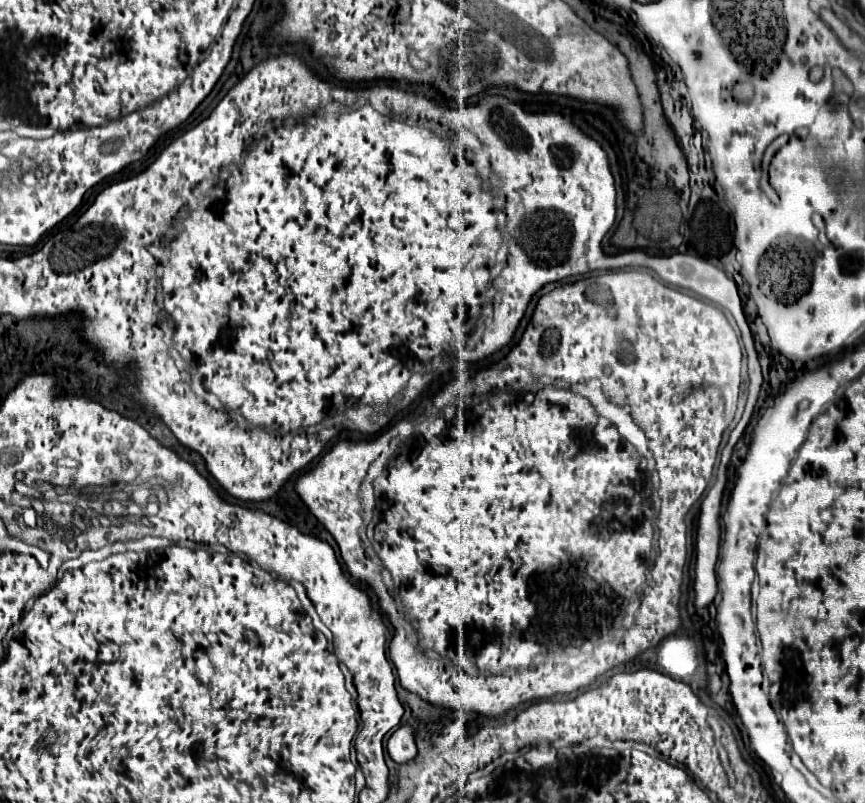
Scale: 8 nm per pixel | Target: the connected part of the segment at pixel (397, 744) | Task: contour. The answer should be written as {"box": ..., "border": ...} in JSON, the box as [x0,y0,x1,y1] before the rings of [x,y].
{"box":[387,726,417,764],"border":[[[399,726],[391,738],[387,740],[387,752],[395,762],[403,764],[409,762],[411,758],[417,756],[417,746],[415,746],[415,734],[411,726]]]}

